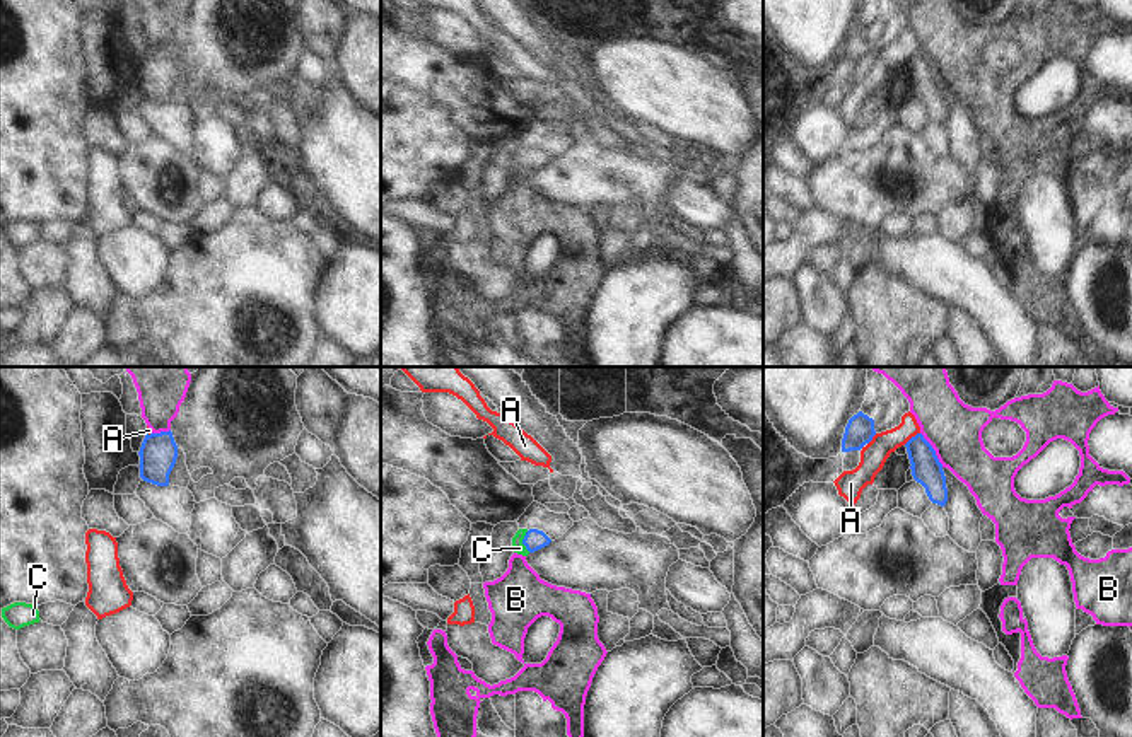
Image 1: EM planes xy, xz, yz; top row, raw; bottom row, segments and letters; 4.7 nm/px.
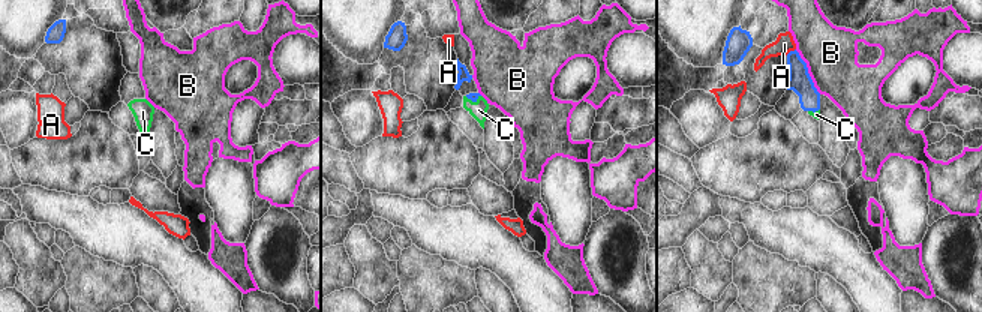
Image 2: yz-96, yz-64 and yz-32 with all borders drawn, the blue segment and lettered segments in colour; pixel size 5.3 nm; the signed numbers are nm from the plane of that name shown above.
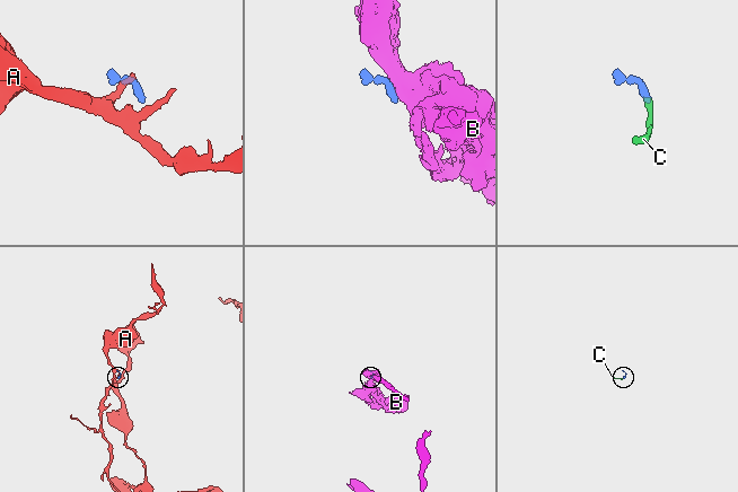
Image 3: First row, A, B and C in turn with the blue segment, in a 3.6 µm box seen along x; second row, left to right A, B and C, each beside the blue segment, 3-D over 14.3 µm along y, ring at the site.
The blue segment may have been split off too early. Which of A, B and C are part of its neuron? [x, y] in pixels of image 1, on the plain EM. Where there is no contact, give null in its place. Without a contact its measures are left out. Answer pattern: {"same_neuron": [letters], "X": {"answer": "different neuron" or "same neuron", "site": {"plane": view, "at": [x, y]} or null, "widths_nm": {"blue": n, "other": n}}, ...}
{"same_neuron": ["C"], "A": {"answer": "different neuron", "site": {"plane": "yz", "at": [912, 55]}, "widths_nm": {"blue": 140, "other": 120}}, "B": {"answer": "different neuron", "site": {"plane": "yz", "at": [933, 67]}, "widths_nm": {"blue": 140, "other": 260}}, "C": {"answer": "same neuron", "site": {"plane": "xz", "at": [523, 159]}, "widths_nm": {"blue": 100, "other": 60}}}

